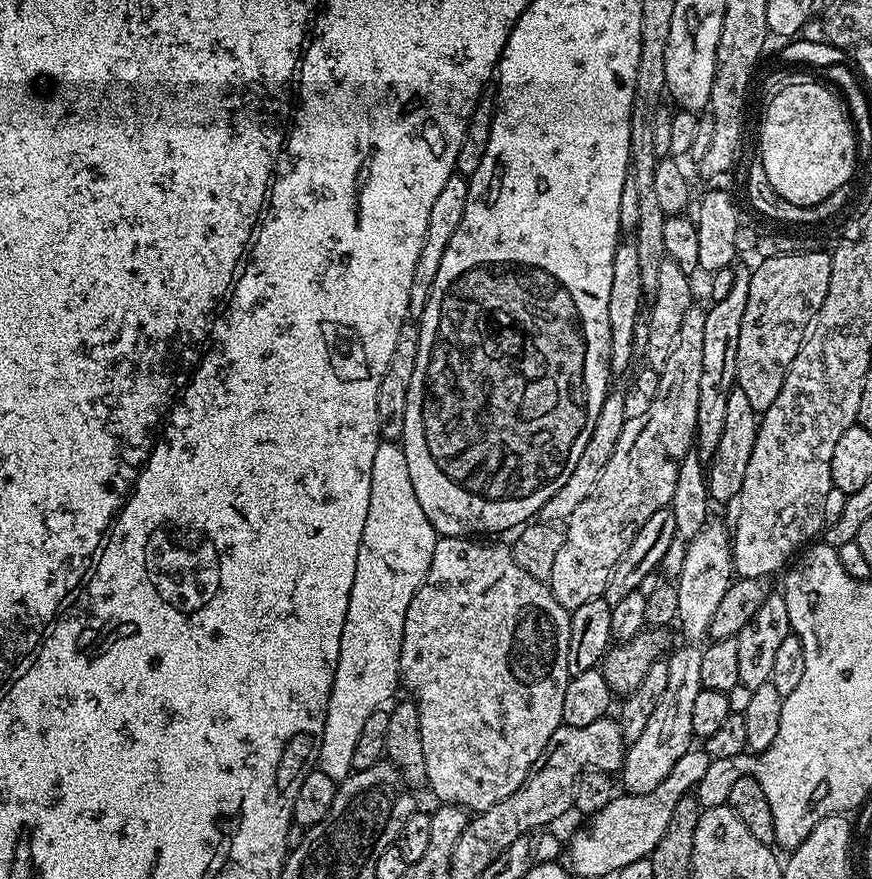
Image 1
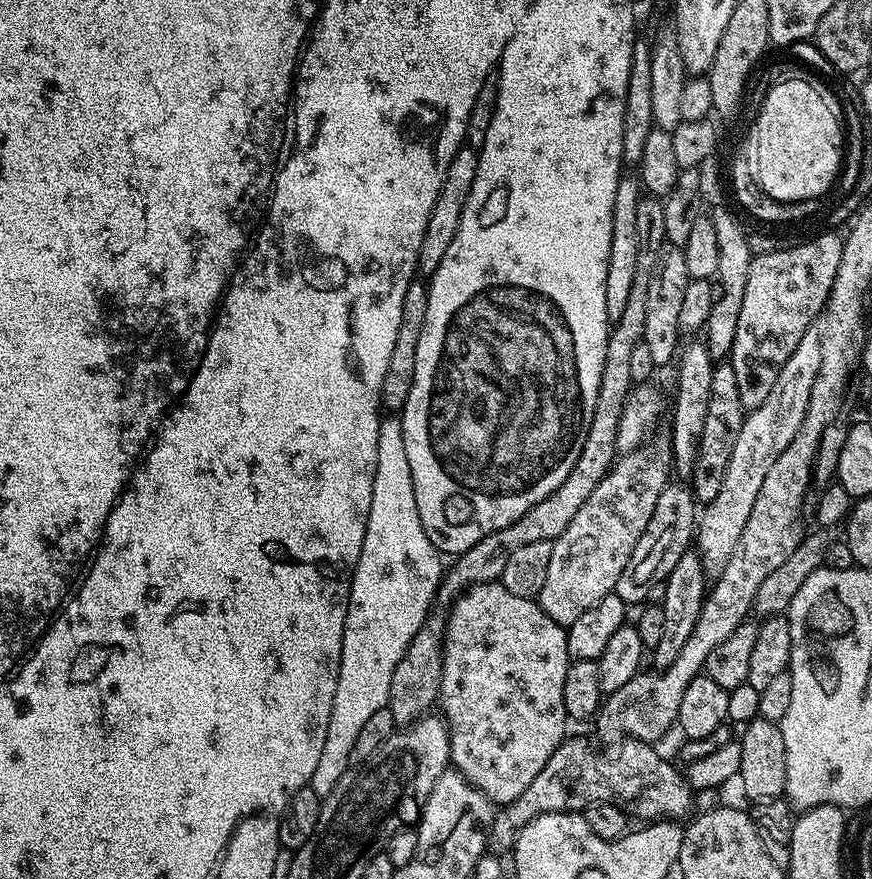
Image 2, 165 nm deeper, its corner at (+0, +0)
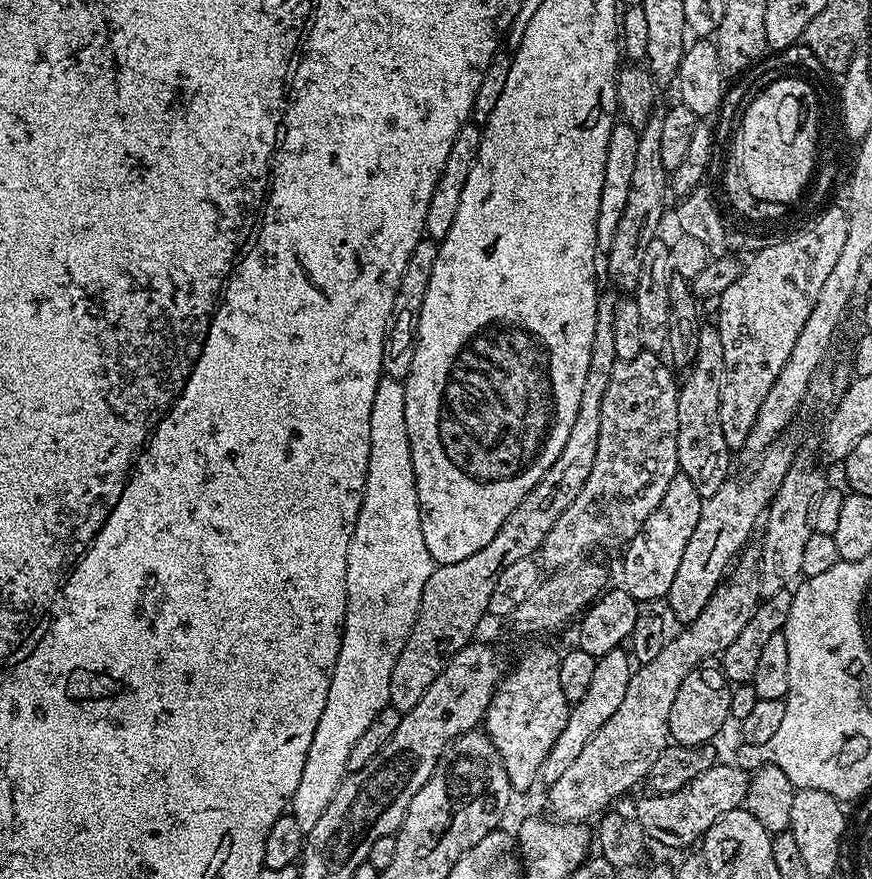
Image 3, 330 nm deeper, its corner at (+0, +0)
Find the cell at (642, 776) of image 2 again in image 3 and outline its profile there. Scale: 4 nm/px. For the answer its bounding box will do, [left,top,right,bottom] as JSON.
[634,762,750,848]

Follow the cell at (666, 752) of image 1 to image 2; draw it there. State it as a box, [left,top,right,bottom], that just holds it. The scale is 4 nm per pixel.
[694,327,821,578]

